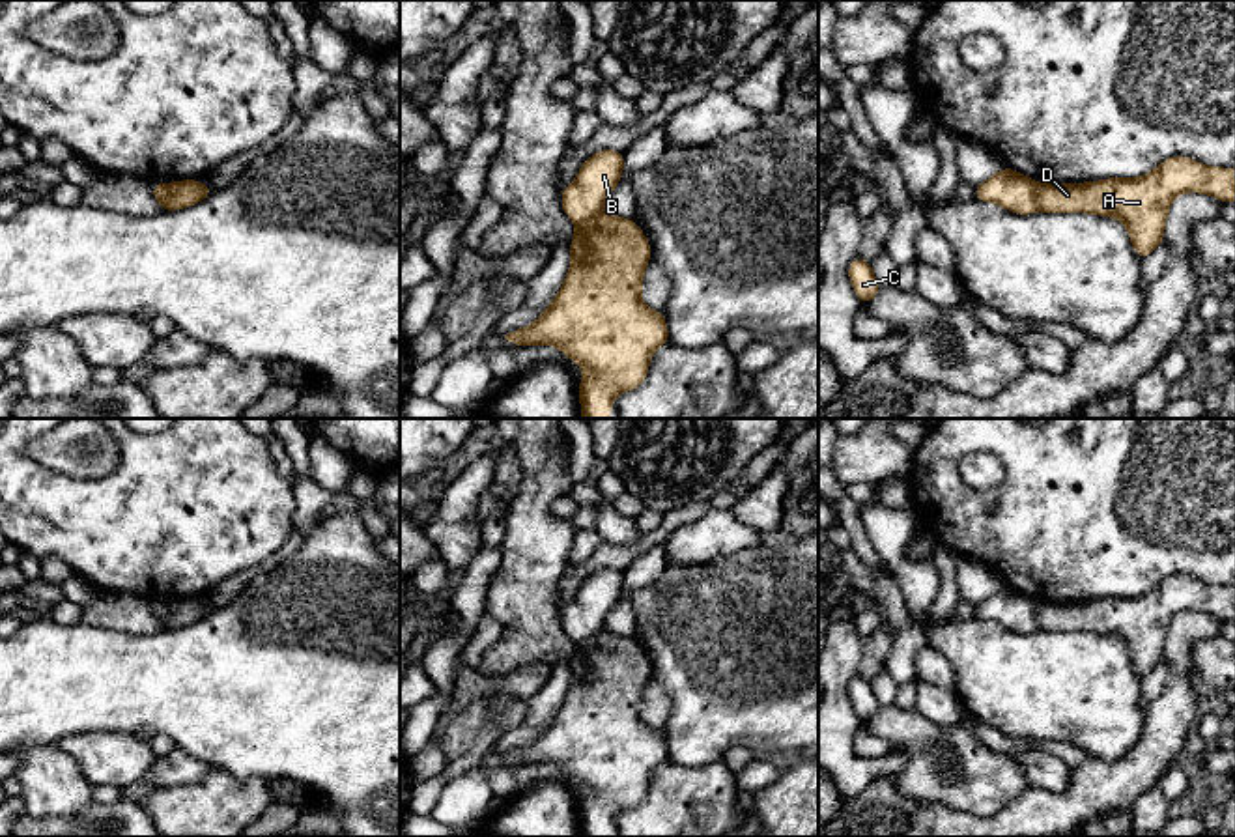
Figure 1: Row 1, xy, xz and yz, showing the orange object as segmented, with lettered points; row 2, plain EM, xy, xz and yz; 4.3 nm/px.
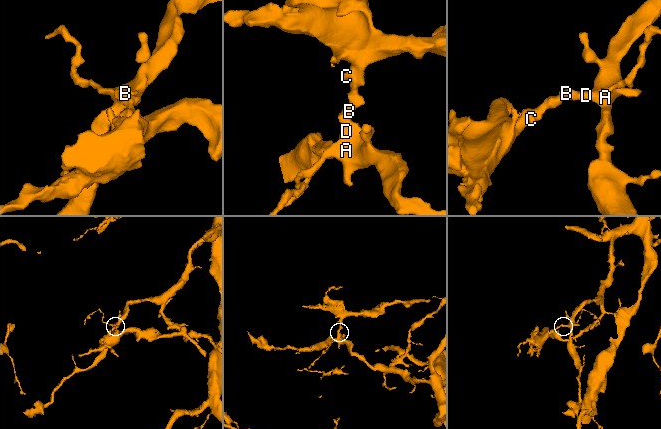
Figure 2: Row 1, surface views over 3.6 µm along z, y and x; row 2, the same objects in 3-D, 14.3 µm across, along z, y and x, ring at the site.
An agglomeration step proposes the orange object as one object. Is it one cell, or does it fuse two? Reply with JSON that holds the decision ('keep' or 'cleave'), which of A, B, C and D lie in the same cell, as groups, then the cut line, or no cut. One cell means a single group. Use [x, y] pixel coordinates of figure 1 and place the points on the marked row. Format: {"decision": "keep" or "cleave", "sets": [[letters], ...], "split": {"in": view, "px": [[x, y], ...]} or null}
{"decision": "cleave", "sets": [["A", "D"], ["B", "C"]], "split": {"in": "yz", "px": [[1034, 184], [1039, 210]]}}

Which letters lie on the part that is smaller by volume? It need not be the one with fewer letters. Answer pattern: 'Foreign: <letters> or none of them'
Foreign: B, C

